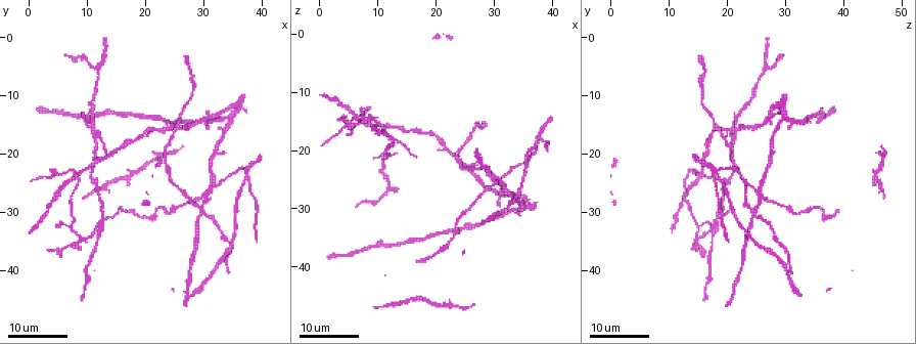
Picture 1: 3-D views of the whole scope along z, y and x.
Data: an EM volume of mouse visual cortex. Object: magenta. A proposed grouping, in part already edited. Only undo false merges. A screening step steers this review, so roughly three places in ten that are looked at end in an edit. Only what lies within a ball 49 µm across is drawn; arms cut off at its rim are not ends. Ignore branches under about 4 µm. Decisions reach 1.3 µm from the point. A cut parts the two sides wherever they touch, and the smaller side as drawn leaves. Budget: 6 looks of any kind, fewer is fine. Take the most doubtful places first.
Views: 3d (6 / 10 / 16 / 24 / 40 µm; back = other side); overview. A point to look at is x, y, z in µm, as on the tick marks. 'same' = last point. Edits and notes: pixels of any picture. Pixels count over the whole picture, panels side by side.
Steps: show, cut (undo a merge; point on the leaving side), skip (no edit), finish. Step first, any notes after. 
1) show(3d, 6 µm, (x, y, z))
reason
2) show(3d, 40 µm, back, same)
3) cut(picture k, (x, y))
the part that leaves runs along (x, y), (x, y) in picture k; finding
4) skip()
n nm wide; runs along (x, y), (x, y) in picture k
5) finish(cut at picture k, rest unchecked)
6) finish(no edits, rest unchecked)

show(3d, 16 µm, (29.5, 29.5, 24.0))
looks like a crossing

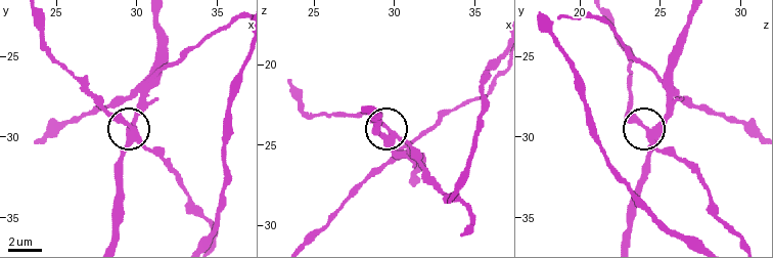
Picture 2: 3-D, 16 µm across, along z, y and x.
show(3d, 10 µm, (29.9, 29.5, 24.2))

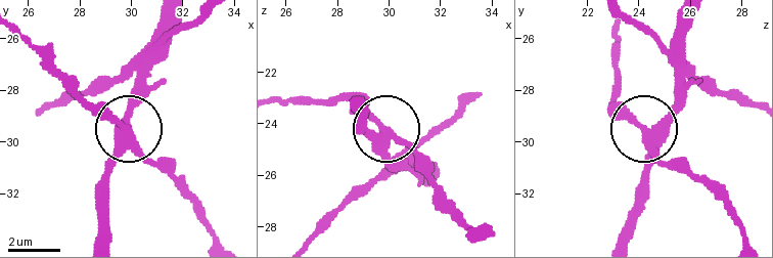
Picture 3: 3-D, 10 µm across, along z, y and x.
skip()
4 arms; runs along (163, 18), (147, 91), (130, 117), (128, 151), (99, 181) in picture 3; continuous, no second neuron

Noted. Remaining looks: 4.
show(3d, 24 µm, (13.0, 31.0, 18.0))
three-way junction

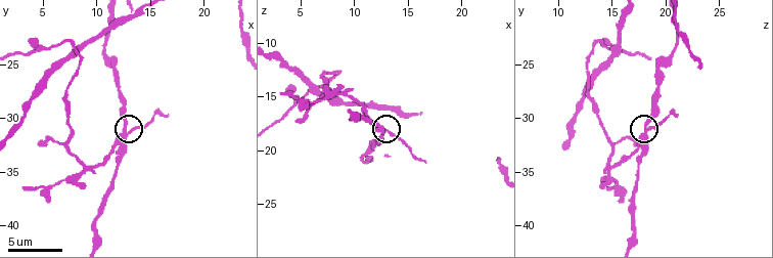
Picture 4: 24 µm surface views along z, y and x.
show(3d, 6 µm, (13.0, 31.2, 18.4))

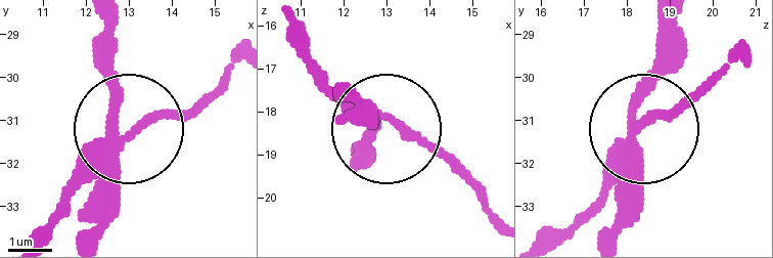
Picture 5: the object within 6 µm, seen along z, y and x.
cut(picture 5, (150, 116))
side arm 5 µm; the part that leaves runs along (105, 161), (39, 239) in picture 5; two neurons meet here

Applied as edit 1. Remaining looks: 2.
finish(cut at picture 5, rest unchecked)

